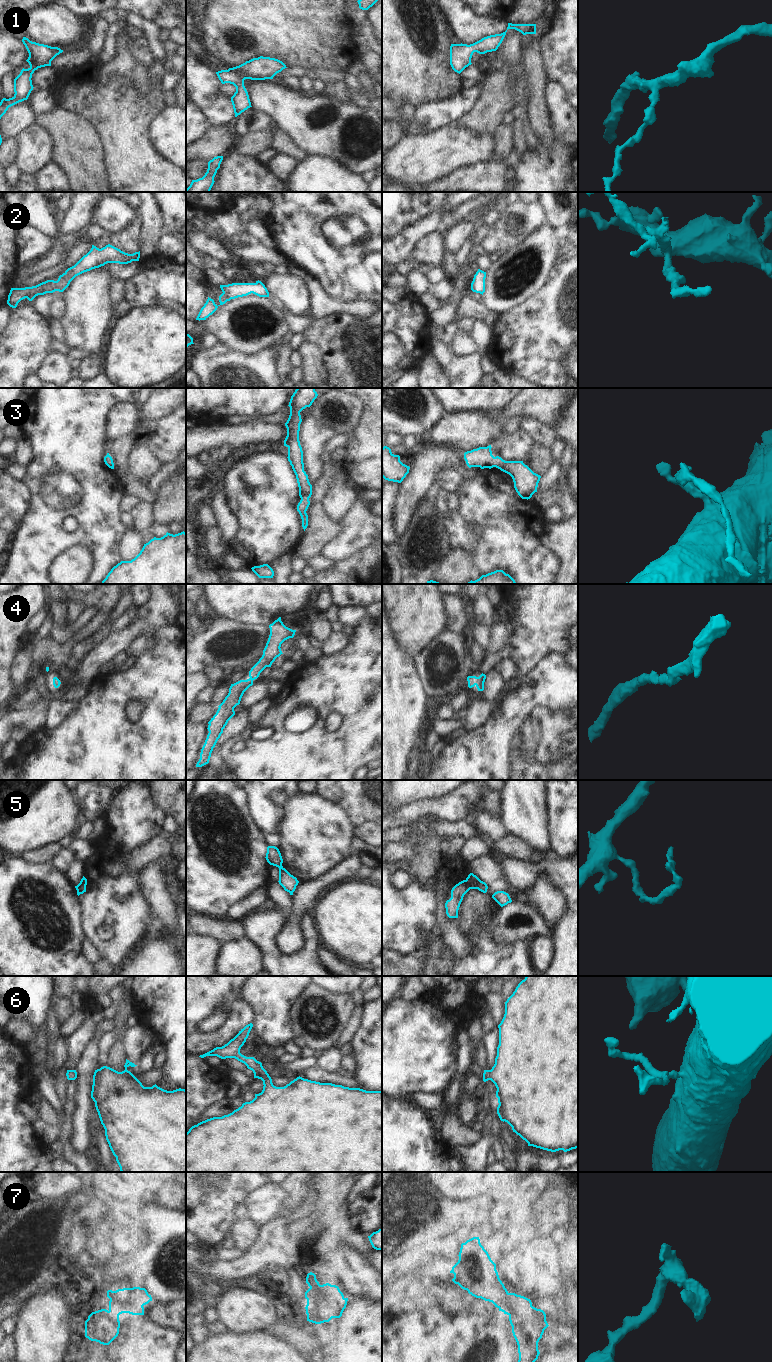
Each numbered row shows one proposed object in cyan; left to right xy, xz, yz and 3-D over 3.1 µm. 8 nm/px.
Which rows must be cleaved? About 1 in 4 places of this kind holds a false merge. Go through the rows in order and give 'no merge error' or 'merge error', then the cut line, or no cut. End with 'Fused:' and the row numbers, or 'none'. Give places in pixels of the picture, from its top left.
1: no merge error; cut none
2: no merge error; cut none
3: no merge error; cut none
4: no merge error; cut none
5: merge error; cut yz (465, 880), (465, 883), (470, 888)
6: no merge error; cut none
7: no merge error; cut none
Fused: 5

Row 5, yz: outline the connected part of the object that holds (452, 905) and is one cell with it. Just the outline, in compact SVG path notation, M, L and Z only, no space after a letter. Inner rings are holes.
M463 880L456 884L451 890L451 898L446 901L445 908L446 914L449 918L458 918L458 910L463 900L464 895L470 890Z

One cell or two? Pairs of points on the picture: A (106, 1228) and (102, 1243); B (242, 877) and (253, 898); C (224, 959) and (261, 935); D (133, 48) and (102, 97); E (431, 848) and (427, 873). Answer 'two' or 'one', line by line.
A: one
B: two
C: two
D: one
E: one

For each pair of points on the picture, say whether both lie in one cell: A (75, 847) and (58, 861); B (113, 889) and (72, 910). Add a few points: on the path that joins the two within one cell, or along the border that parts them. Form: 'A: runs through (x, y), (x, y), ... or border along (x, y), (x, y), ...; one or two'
A: runs through (71, 851), (62, 860); one
B: border along (77, 896), (80, 906), (81, 927), (83, 929); two

